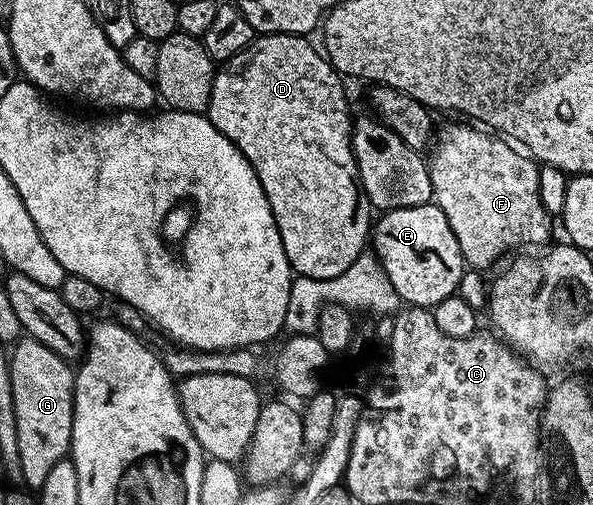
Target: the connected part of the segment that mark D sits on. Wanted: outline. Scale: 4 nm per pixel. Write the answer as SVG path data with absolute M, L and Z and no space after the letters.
M258 35L240 53L236 53L230 59L225 60L215 70L214 84L212 85L212 97L210 98L210 110L208 118L224 137L234 142L234 146L241 149L244 157L252 165L260 185L264 189L264 197L268 197L268 205L272 209L272 217L276 221L276 229L280 229L280 241L284 245L284 253L290 262L290 270L295 276L303 275L313 279L331 279L340 277L356 257L360 257L367 250L368 240L372 235L372 208L370 200L366 197L366 191L362 187L362 178L356 165L354 156L354 144L352 142L352 114L350 115L350 103L346 100L346 91L342 88L343 76L335 71L329 58L321 50L318 51L310 44L309 38L300 35Z

